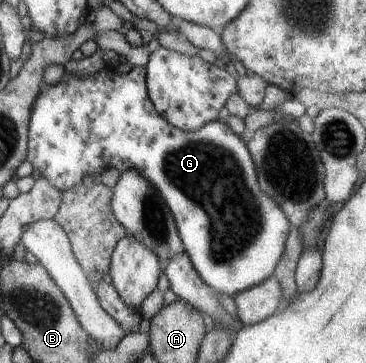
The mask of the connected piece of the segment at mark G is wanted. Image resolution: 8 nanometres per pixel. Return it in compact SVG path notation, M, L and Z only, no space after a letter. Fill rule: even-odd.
M107 63L95 75L86 75L85 77L77 77L69 72L63 72L61 79L49 85L46 89L42 89L33 105L31 106L31 115L29 118L28 127L28 152L26 160L31 165L38 169L41 176L47 178L51 185L57 187L58 190L65 190L78 186L83 181L85 175L91 177L95 173L103 173L103 171L113 167L117 168L122 174L125 170L137 170L146 180L151 182L153 187L156 187L160 194L165 198L169 209L171 209L176 221L176 227L180 235L180 239L184 243L185 253L189 256L193 267L197 270L200 278L207 283L209 287L217 293L227 293L229 296L234 296L247 288L260 284L274 273L276 265L279 263L283 255L286 241L289 232L292 230L288 215L271 199L270 195L264 194L260 188L257 177L256 167L247 149L247 139L235 134L227 122L217 118L216 120L204 123L201 127L193 131L180 130L178 127L172 126L156 109L153 102L149 99L148 89L146 86L145 68L141 66L133 66L131 71L125 74L120 74L115 71L115 65Z

